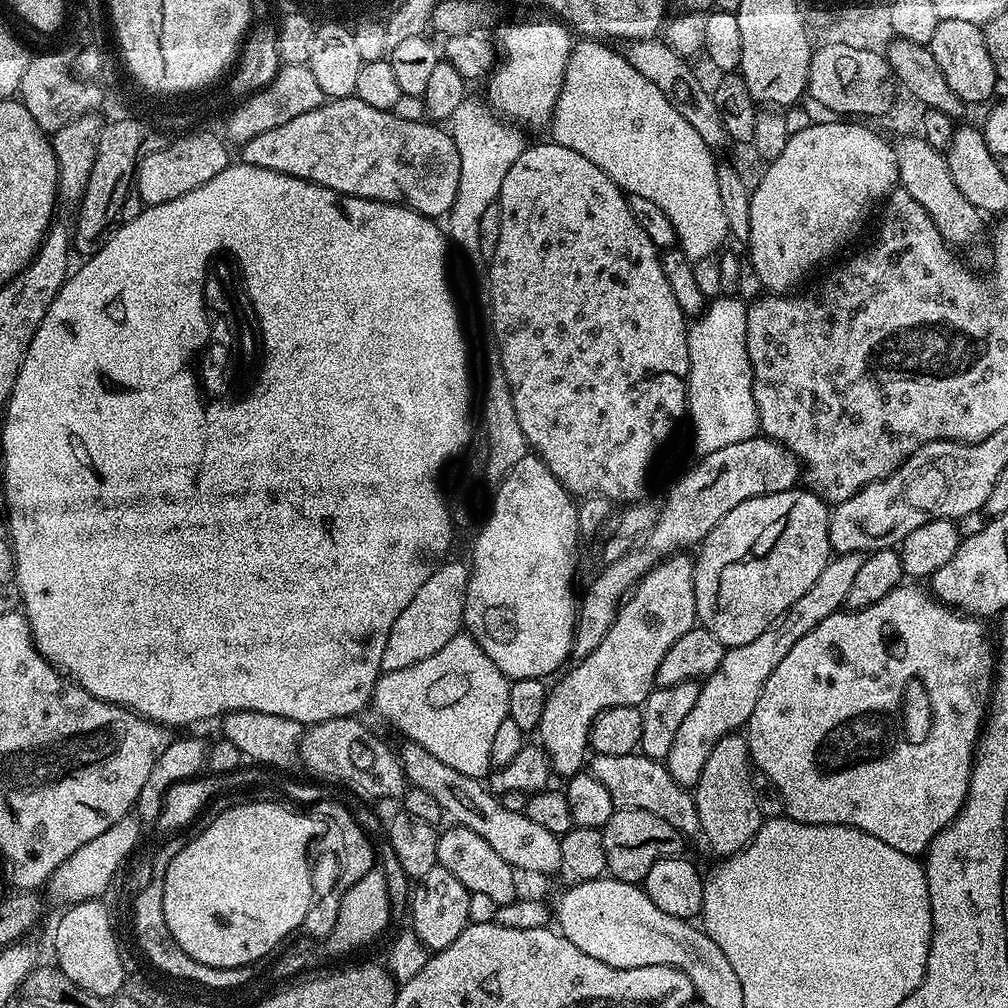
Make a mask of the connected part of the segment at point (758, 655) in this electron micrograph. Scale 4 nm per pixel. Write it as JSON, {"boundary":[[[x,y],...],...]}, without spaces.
{"boundary":[[[846,553],[829,560],[826,570],[818,574],[818,582],[794,606],[770,625],[754,642],[746,642],[746,646],[729,648],[725,651],[718,670],[700,684],[698,702],[694,702],[694,710],[686,714],[682,726],[678,726],[678,734],[674,734],[674,742],[670,746],[670,754],[666,758],[668,773],[685,786],[694,786],[702,774],[702,766],[706,766],[706,758],[710,758],[710,750],[722,737],[735,733],[747,725],[750,714],[754,714],[754,706],[758,706],[758,698],[762,694],[762,686],[766,686],[766,678],[790,654],[790,646],[798,642],[818,622],[830,618],[830,614],[841,611],[848,603],[848,595],[854,586],[854,577],[862,570],[865,557],[861,553]]]}

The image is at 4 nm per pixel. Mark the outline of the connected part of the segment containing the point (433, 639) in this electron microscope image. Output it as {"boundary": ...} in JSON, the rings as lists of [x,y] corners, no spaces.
{"boundary":[[[447,560],[436,568],[434,574],[426,580],[426,585],[418,590],[391,627],[380,663],[383,673],[406,669],[407,666],[422,662],[423,658],[430,658],[442,650],[450,638],[461,633],[469,571],[465,563],[463,565],[454,560]]]}

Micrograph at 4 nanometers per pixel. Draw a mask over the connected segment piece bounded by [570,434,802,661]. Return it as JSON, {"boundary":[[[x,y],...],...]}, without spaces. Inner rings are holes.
{"boundary":[[[763,434],[751,436],[746,442],[722,446],[722,450],[700,456],[697,461],[693,468],[686,469],[673,482],[664,505],[659,505],[654,526],[643,537],[642,543],[618,559],[609,561],[604,566],[606,568],[593,578],[592,585],[582,592],[578,600],[576,633],[570,655],[573,661],[584,660],[598,650],[598,642],[606,638],[606,630],[610,630],[620,605],[655,564],[685,550],[695,549],[708,537],[710,530],[714,530],[714,526],[718,526],[718,522],[734,510],[734,506],[742,506],[742,502],[750,498],[795,488],[802,476],[802,465],[796,456]]]}

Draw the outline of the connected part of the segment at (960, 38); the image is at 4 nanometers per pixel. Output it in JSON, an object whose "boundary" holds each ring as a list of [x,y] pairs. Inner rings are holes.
{"boundary":[[[959,18],[941,20],[934,30],[931,45],[934,62],[938,62],[938,70],[942,70],[946,82],[950,82],[950,90],[958,94],[965,105],[980,104],[983,100],[993,99],[992,91],[998,88],[994,62],[990,62],[990,50],[986,50],[984,30],[974,22],[962,22]]]}

